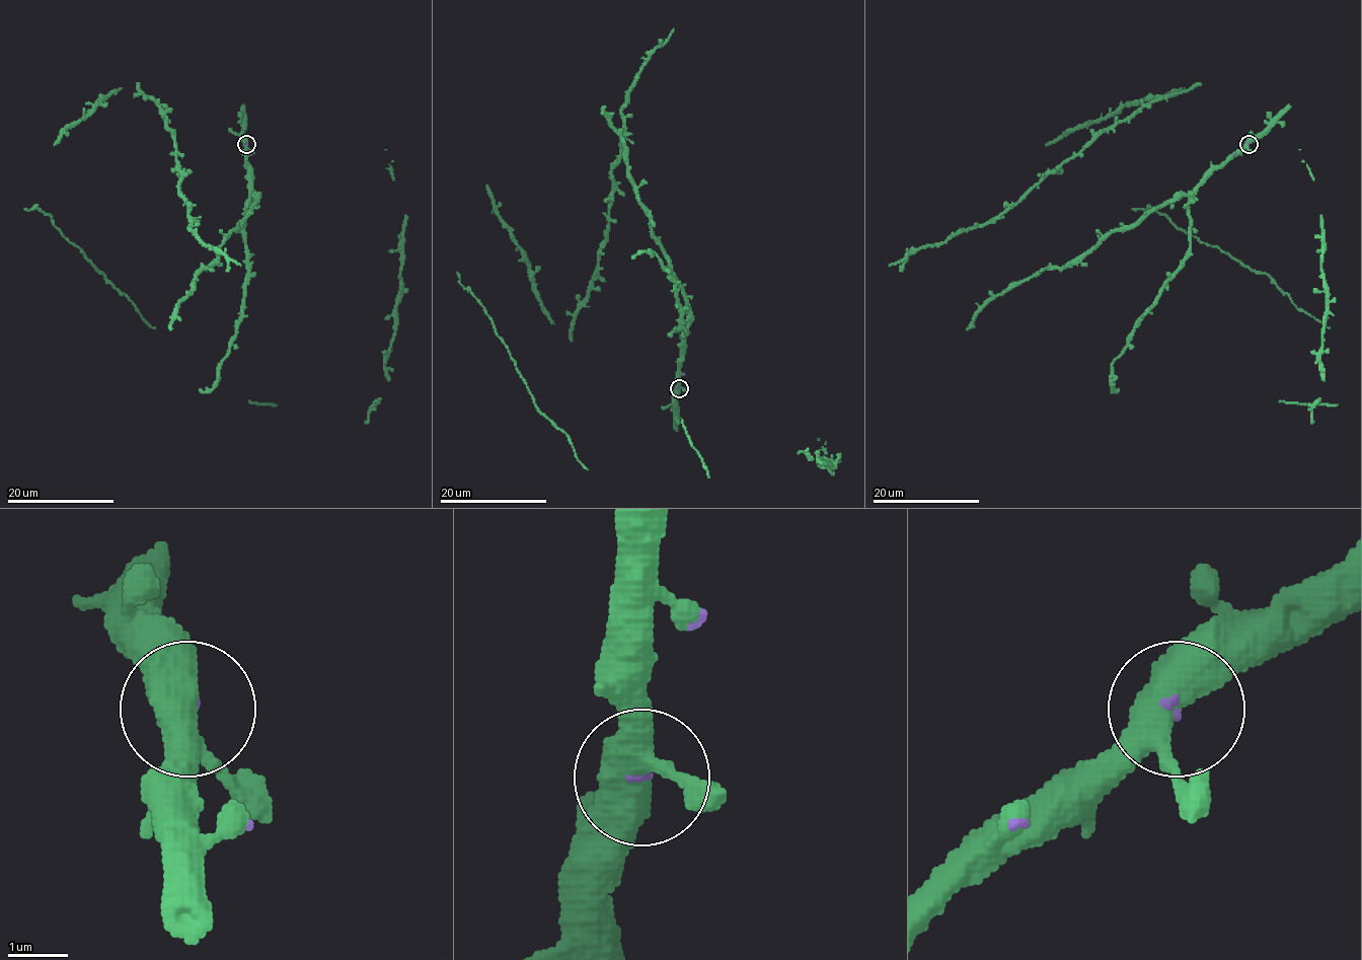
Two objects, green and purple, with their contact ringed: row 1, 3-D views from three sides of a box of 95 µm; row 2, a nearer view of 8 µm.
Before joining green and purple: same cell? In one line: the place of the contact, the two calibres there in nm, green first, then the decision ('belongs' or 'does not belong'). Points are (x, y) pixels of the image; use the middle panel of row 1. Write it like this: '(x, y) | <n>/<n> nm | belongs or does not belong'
(679, 388) | 480/60 nm | belongs

